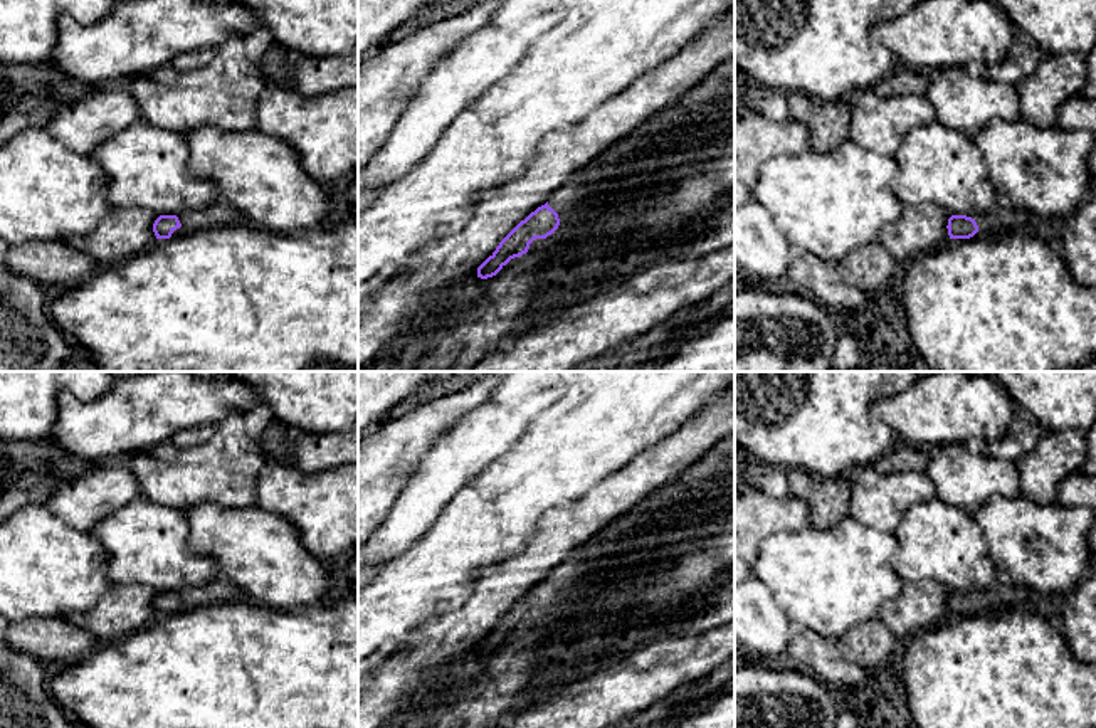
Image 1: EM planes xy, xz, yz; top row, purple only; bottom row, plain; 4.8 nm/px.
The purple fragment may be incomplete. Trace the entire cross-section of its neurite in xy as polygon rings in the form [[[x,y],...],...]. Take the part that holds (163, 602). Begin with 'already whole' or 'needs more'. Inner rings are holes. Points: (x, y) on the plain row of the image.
needs more; [[[180,590],[180,592],[160,592],[153,600],[156,615],[170,615],[182,612],[193,604],[200,604],[208,597],[205,590]]]

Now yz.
already whole; [[[951,592],[946,605],[950,615],[970,615],[978,609],[977,599],[967,592]]]

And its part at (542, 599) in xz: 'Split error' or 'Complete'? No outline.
Split error

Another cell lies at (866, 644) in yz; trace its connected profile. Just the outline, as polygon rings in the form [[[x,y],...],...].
[[[876,617],[851,627],[837,642],[847,661],[872,669],[894,652],[899,639]]]

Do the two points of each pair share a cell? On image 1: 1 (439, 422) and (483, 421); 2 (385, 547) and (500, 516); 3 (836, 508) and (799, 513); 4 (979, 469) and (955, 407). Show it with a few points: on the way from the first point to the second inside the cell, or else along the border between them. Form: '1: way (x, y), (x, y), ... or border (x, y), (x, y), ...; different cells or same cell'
1: border (486, 399), (458, 419), (427, 451); different cells
2: border (442, 508), (421, 537), (384, 560); different cells
3: border (790, 495), (795, 495), (807, 505), (811, 523); different cells
4: border (940, 446), (969, 444), (975, 449); different cells

